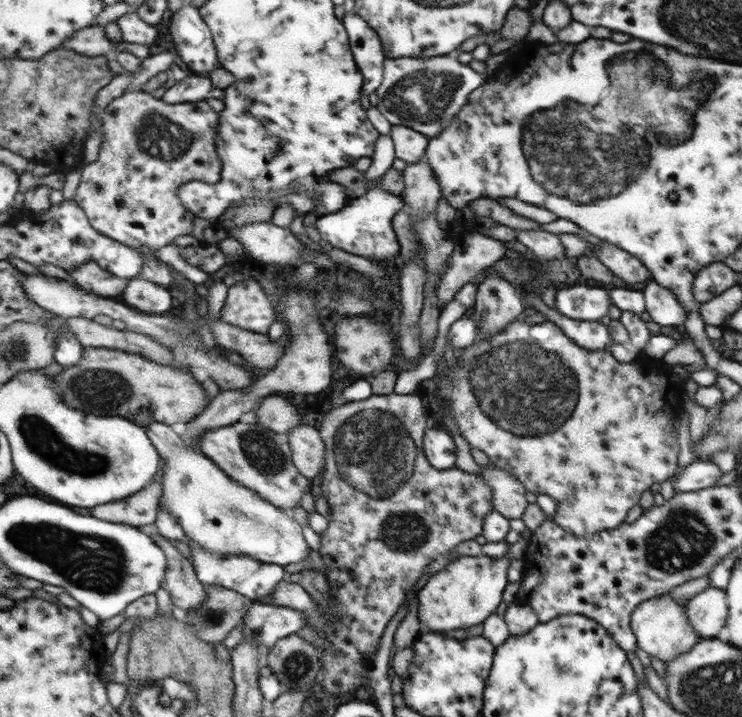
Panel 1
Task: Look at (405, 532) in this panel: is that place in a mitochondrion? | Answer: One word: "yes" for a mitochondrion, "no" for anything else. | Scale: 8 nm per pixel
yes

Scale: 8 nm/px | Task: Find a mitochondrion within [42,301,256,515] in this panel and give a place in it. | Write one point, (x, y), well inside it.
(101, 390)

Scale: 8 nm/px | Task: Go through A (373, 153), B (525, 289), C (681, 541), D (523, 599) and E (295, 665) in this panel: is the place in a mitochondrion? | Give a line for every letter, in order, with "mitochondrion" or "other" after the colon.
A: other
B: other
C: mitochondrion
D: other
E: mitochondrion

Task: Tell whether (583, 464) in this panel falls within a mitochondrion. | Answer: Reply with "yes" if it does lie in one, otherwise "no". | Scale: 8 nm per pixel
no

